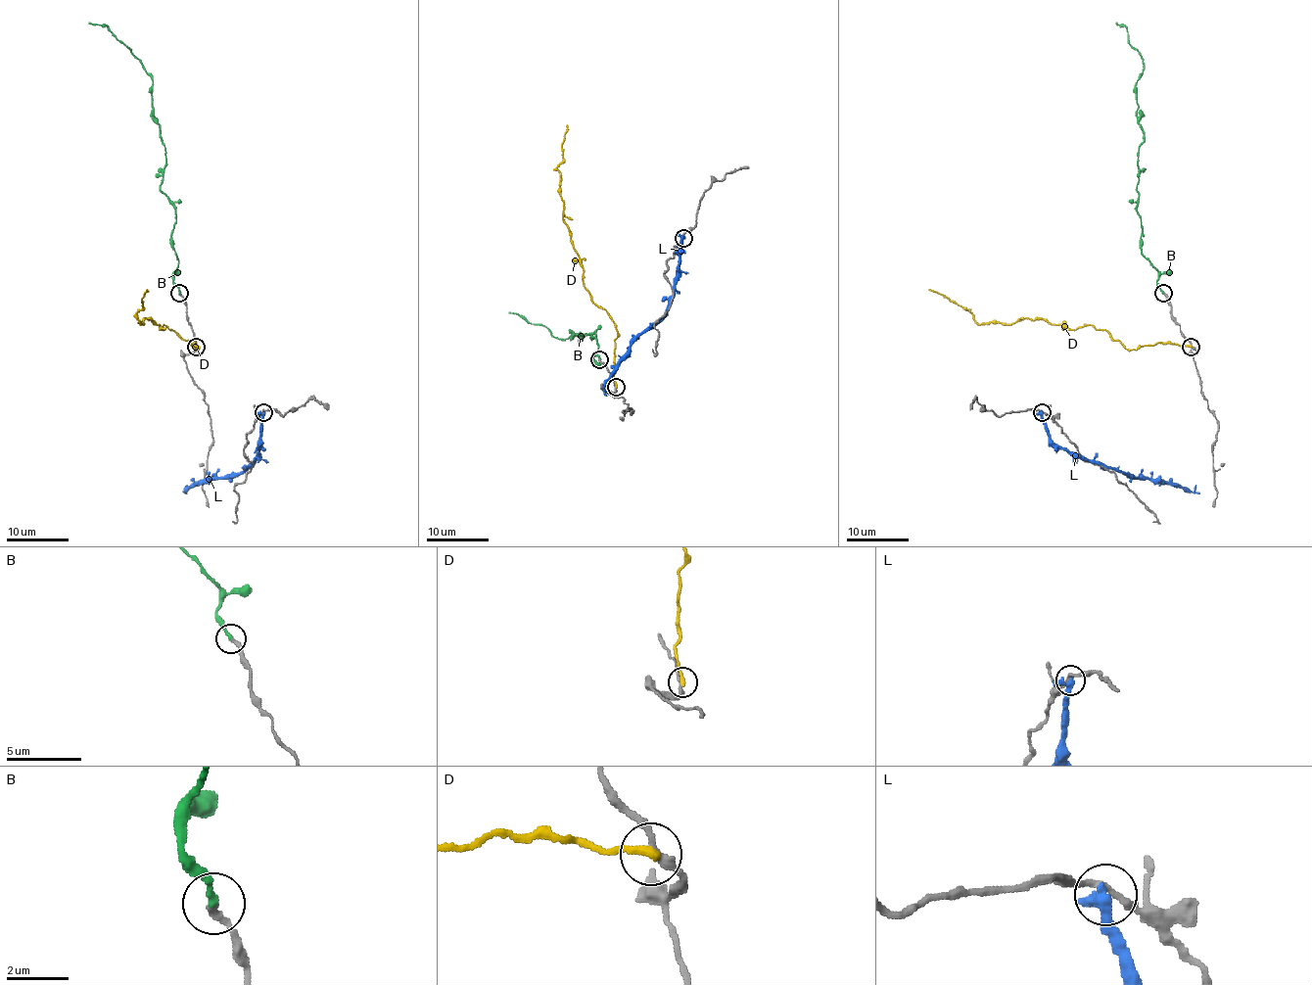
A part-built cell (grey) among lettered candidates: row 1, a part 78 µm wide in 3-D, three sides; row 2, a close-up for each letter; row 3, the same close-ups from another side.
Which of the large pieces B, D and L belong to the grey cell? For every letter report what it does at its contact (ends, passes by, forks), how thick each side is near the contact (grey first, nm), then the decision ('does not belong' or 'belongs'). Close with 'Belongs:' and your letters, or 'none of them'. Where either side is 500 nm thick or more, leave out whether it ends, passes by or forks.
B: it ends there; 260 nm thick on the grey side, 220 nm on the other; belongs
D: it ends there; 220 nm thick on the grey side, 280 nm on the other; does not belong
L: it passes by; 190 nm thick on the grey side, 320 nm on the other; does not belong
Belongs: B

